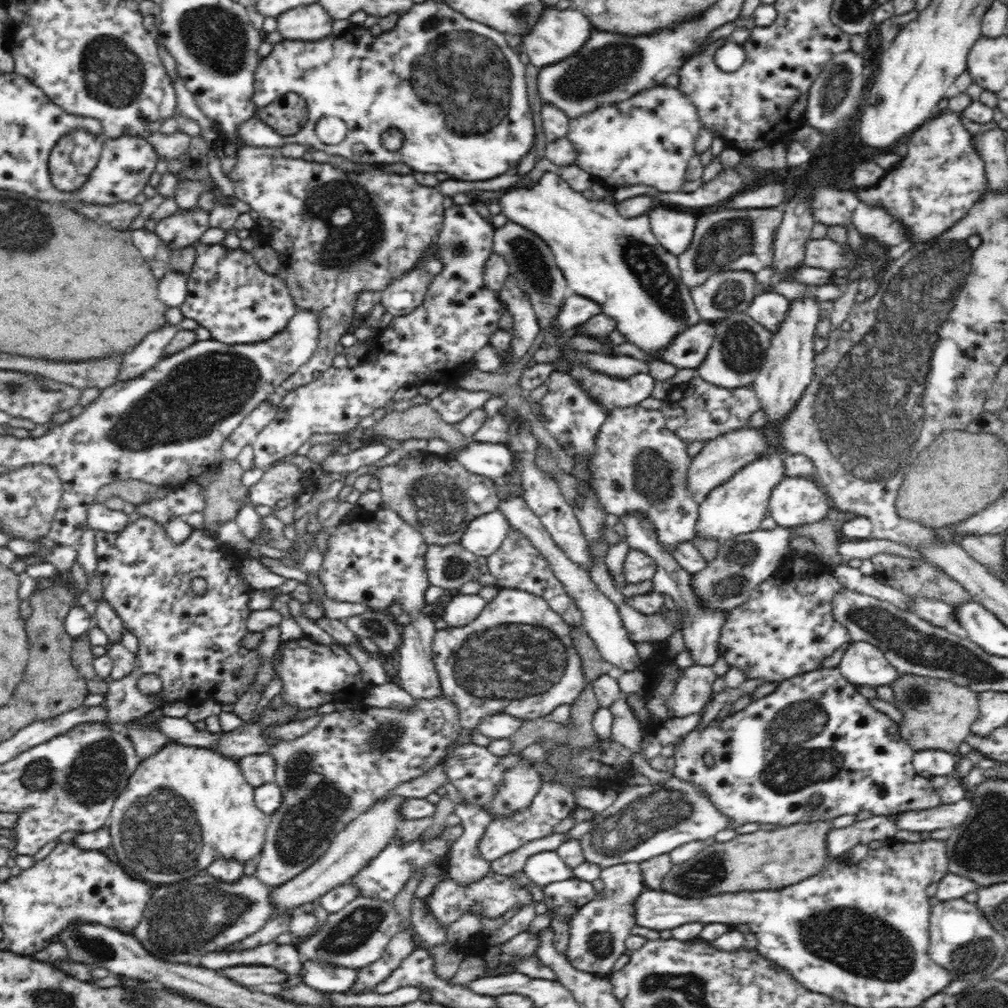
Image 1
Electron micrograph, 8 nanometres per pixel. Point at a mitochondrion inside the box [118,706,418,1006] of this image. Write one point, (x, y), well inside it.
(320, 805)

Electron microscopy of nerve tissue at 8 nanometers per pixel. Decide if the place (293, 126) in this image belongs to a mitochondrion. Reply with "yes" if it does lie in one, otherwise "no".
yes

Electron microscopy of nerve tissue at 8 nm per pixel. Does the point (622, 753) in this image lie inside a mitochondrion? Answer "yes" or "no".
no

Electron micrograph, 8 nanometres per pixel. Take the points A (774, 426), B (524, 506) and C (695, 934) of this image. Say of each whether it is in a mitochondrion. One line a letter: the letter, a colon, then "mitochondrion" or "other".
A: other
B: other
C: other

